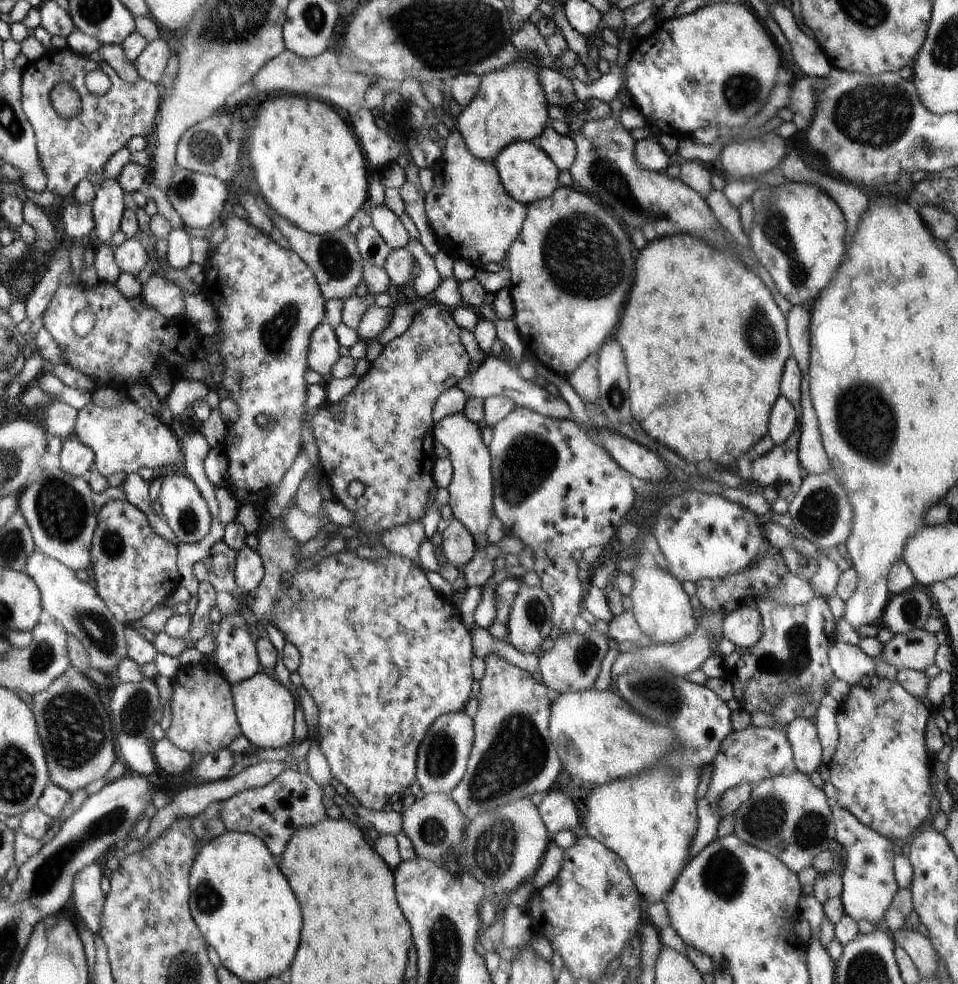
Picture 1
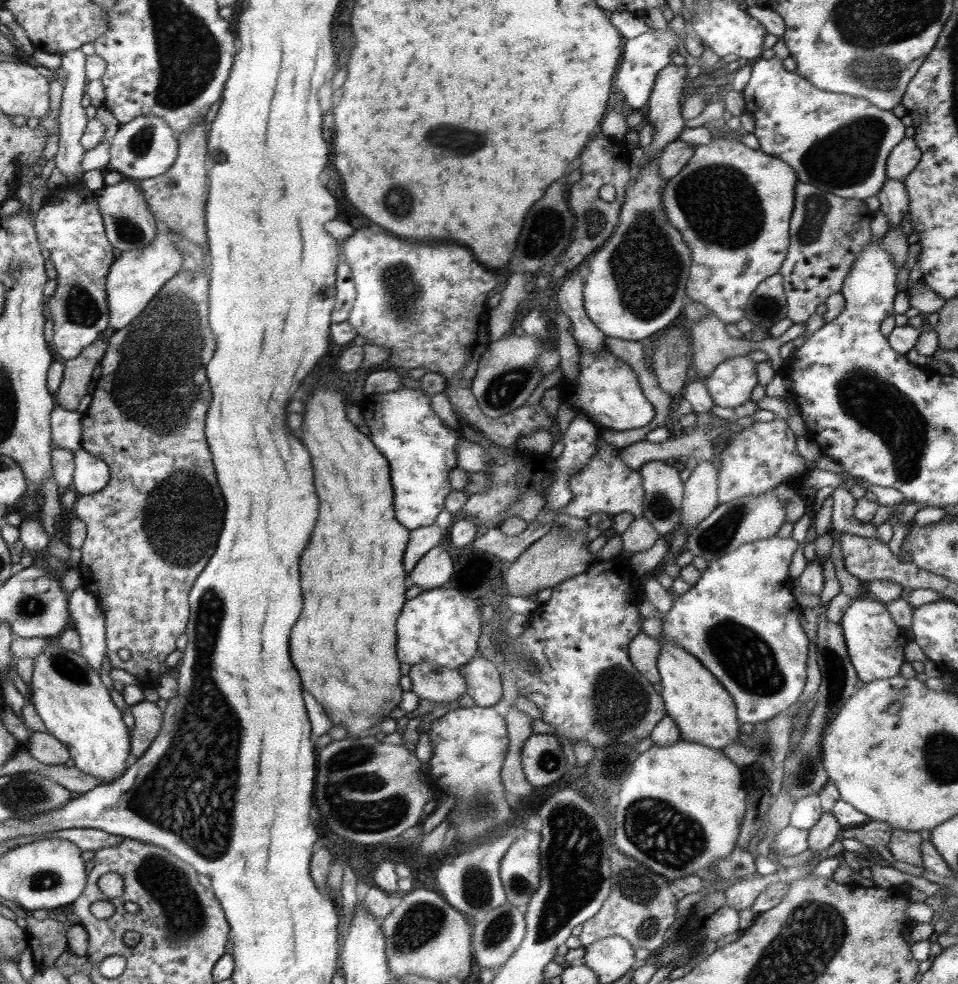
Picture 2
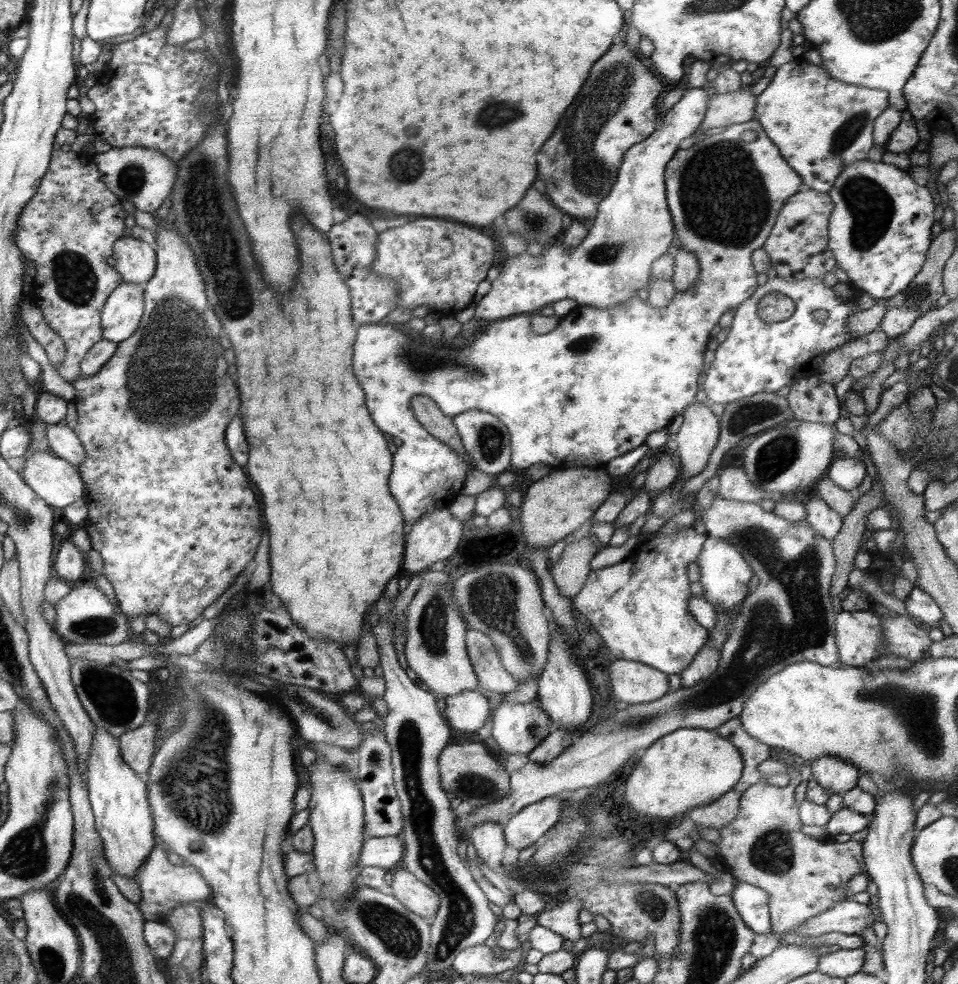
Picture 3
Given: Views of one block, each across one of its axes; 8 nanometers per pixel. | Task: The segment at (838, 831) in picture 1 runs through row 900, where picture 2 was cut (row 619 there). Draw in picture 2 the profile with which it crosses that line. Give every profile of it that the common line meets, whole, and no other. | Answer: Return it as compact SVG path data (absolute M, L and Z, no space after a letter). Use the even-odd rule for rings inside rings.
M872 598L854 599L841 618L841 629L847 646L851 663L857 672L857 678L862 682L892 678L900 672L900 667L906 660L908 649L906 631L900 628L890 617L886 604Z

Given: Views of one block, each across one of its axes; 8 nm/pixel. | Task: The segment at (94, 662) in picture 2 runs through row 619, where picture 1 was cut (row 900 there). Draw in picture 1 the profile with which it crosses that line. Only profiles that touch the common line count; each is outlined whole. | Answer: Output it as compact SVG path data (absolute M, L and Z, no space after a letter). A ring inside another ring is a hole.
M96 862L76 873L73 882L72 902L77 916L94 935L100 932L105 895L100 888L105 865Z

